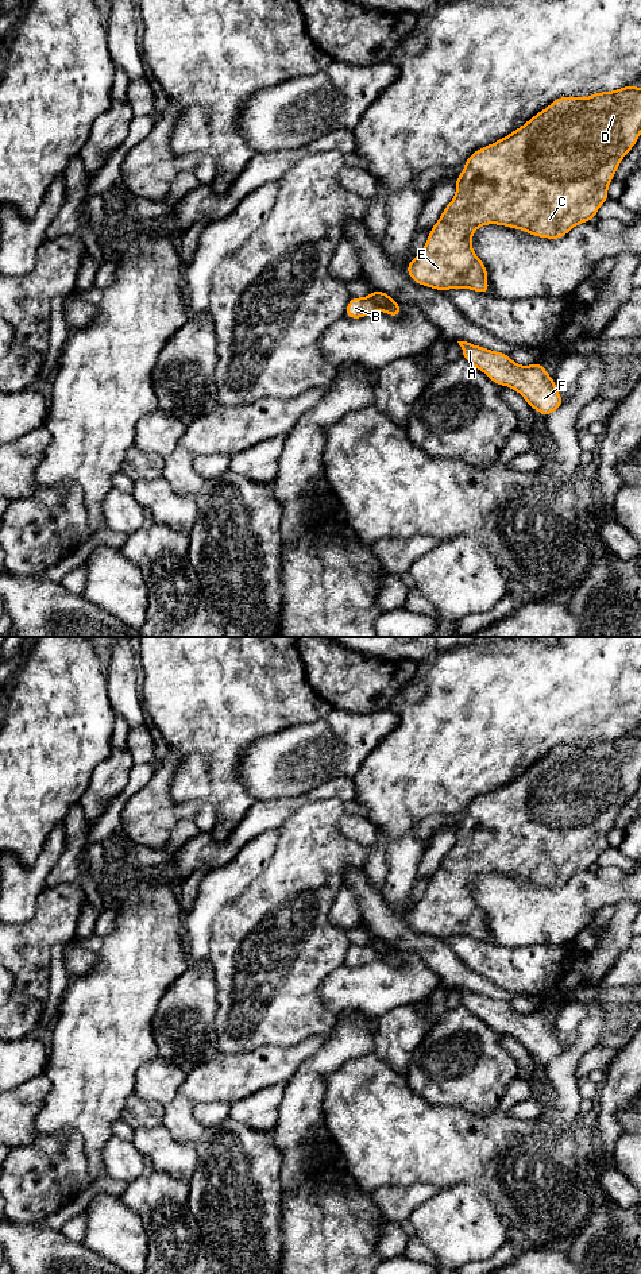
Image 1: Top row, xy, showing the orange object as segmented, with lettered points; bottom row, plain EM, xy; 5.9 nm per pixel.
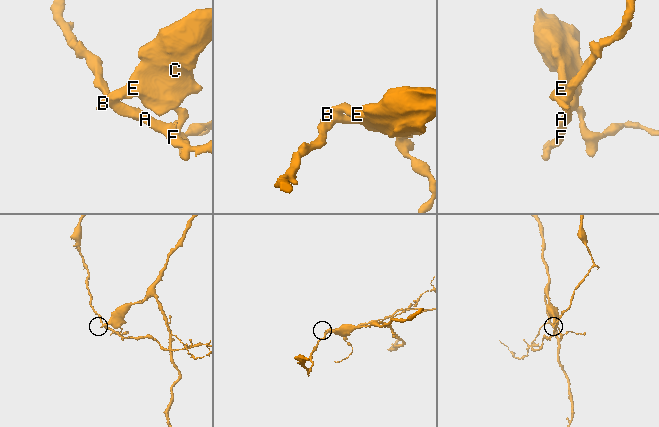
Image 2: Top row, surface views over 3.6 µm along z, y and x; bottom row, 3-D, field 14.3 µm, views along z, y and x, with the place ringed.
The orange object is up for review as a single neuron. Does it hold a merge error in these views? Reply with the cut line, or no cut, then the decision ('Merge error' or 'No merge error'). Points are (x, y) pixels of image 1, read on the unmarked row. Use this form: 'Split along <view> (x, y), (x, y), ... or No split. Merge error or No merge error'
Split along xy (394, 948), (382, 949), (379, 956). Merge error

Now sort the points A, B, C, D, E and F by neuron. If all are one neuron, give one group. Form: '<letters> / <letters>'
A F / B C D E

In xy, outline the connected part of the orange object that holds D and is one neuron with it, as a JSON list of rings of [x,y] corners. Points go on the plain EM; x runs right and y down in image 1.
[[[629,731],[613,740],[594,741],[586,746],[579,745],[574,746],[569,744],[564,744],[553,748],[548,756],[540,758],[524,773],[518,775],[511,781],[494,790],[493,792],[474,799],[467,806],[466,812],[463,815],[463,821],[455,829],[456,843],[445,854],[439,869],[430,876],[428,888],[422,899],[418,903],[416,903],[410,911],[405,914],[408,923],[421,934],[428,934],[441,939],[462,935],[489,942],[490,934],[487,931],[487,915],[484,910],[482,910],[474,900],[471,892],[472,881],[482,873],[497,872],[503,875],[511,875],[514,877],[521,877],[533,884],[547,885],[552,888],[552,887],[561,887],[578,872],[591,869],[594,865],[596,865],[599,854],[609,848],[607,834],[611,829],[614,829],[615,818],[618,816],[623,804],[637,791],[640,781],[641,781],[641,736],[637,736],[633,731]]]

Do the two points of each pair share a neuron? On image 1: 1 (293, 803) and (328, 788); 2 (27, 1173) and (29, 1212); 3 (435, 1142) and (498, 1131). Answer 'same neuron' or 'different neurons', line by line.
1: same neuron
2: same neuron
3: same neuron

